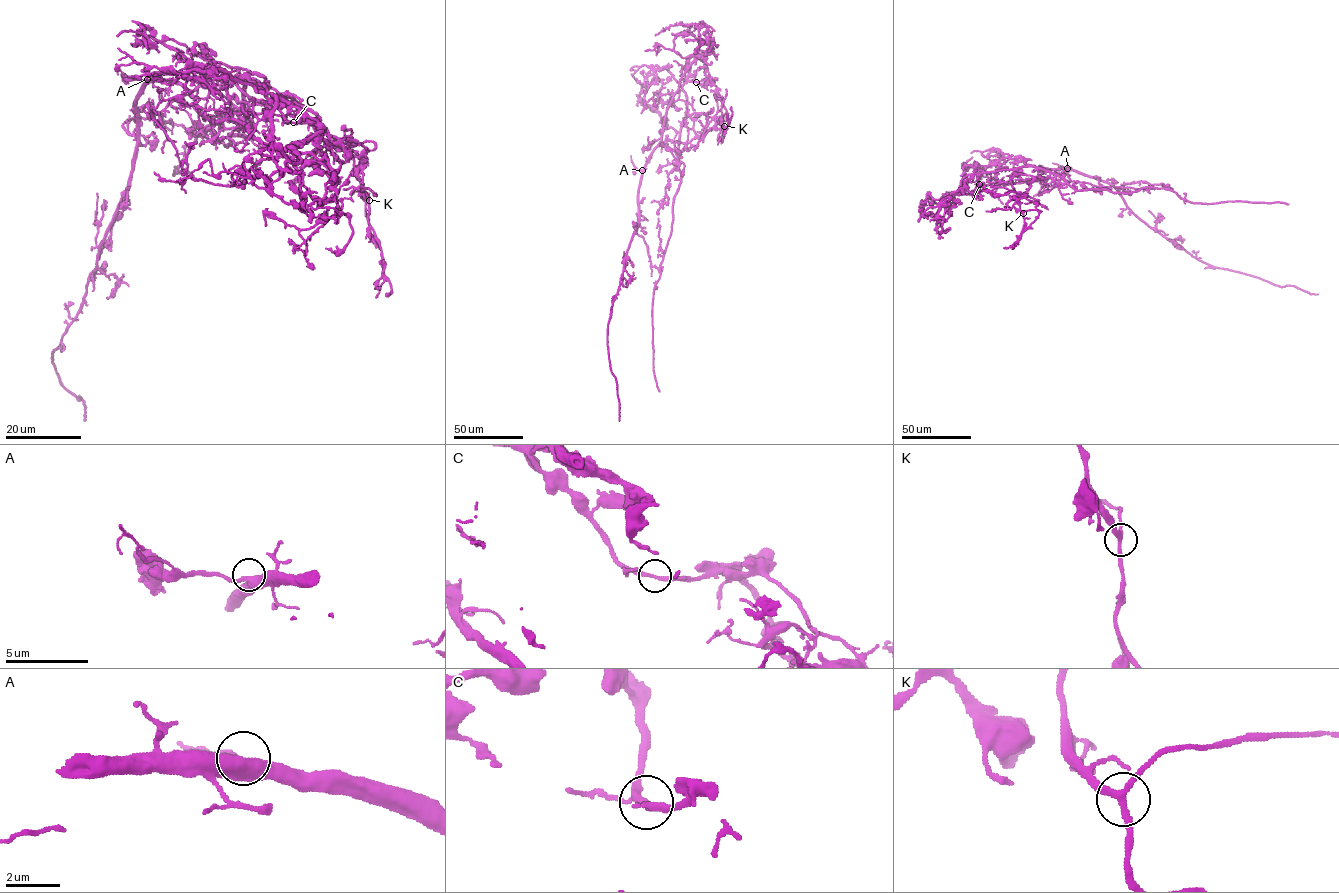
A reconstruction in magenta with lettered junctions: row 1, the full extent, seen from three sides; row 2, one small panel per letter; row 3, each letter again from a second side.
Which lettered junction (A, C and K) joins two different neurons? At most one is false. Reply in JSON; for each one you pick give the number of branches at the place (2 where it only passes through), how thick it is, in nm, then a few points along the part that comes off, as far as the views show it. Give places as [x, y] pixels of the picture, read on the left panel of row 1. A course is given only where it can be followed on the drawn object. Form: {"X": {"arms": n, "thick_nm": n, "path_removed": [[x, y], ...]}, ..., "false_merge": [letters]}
{"C": {"arms": 2, "thick_nm": 240, "path_removed": [[293, 123], [250, 73], [252, 138], [226, 145], [196, 132], [173, 175], [193, 175]]}, "false_merge": ["C"]}

